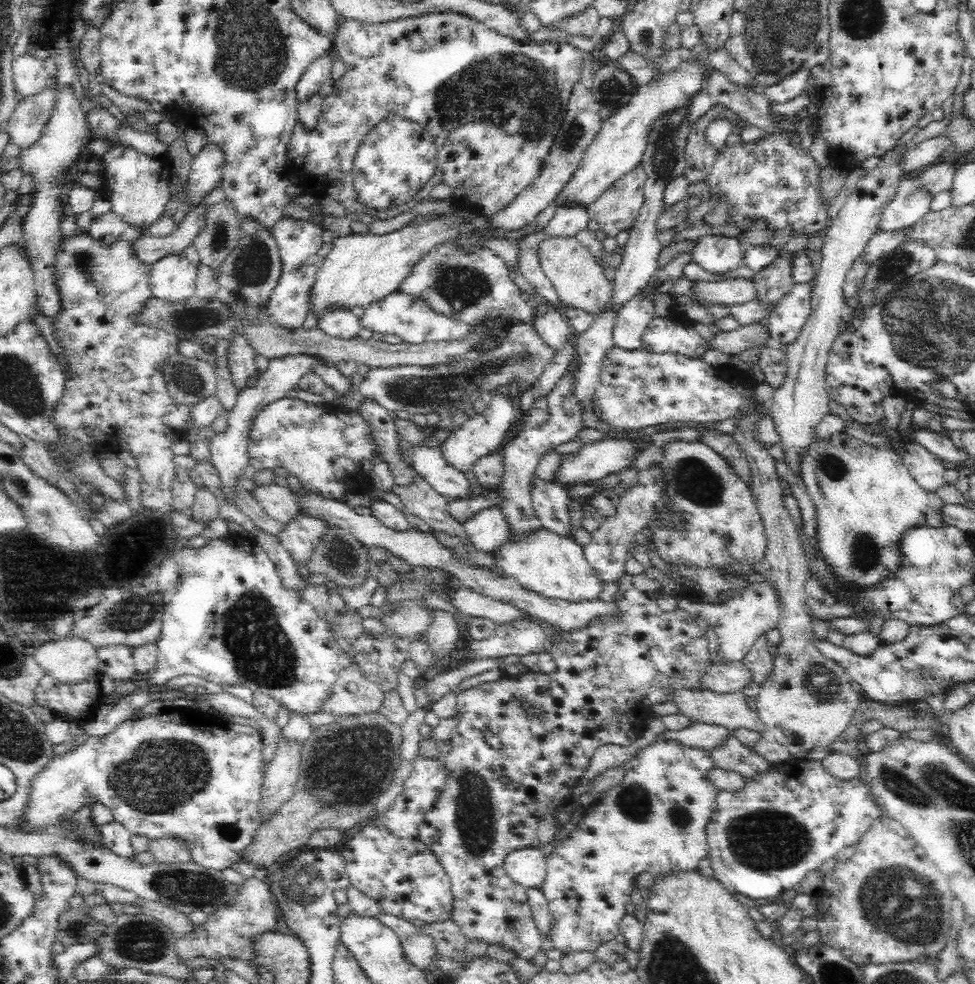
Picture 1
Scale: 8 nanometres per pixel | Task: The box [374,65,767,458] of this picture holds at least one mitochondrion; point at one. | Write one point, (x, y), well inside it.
(406, 391)

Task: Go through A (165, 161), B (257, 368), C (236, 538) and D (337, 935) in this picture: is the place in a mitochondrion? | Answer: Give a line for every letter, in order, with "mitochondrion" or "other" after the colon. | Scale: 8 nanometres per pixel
A: other
B: other
C: other
D: other

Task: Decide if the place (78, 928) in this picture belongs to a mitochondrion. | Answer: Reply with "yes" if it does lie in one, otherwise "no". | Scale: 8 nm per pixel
yes

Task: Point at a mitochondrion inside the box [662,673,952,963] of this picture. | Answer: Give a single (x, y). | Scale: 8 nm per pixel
(906, 906)

